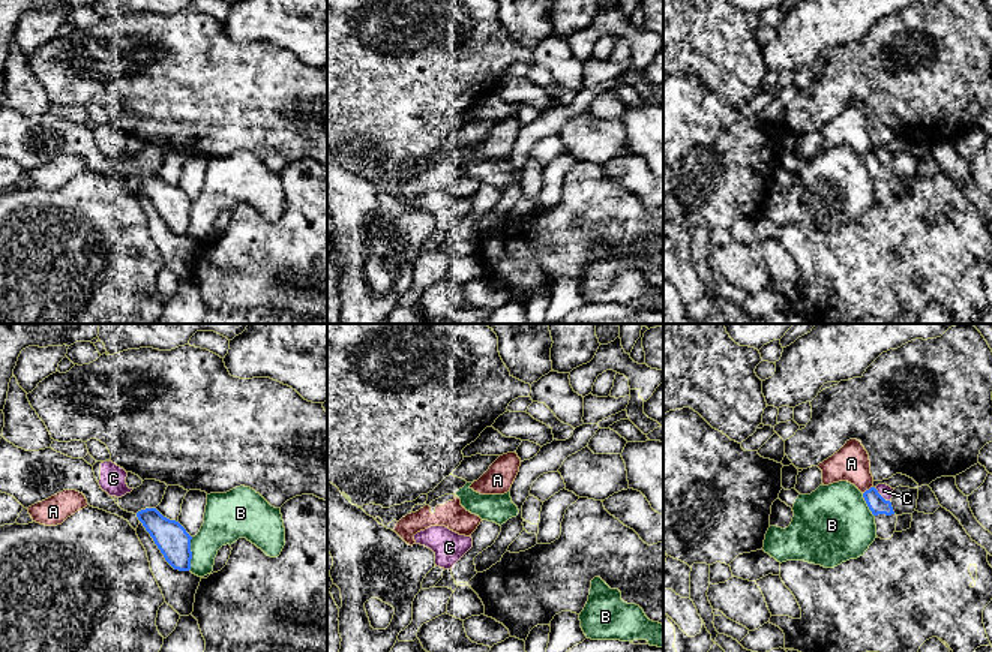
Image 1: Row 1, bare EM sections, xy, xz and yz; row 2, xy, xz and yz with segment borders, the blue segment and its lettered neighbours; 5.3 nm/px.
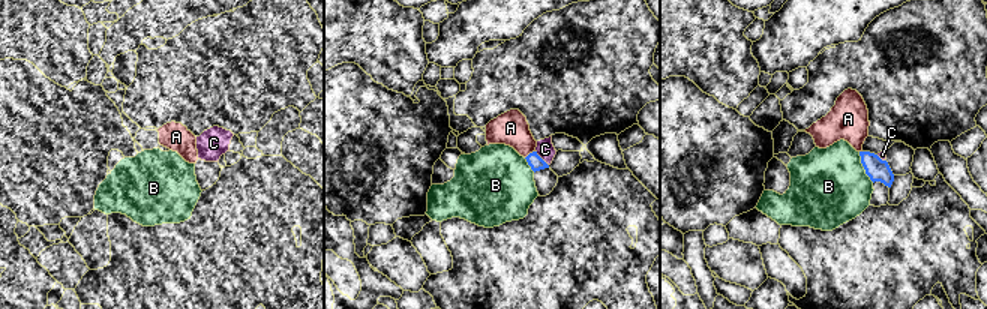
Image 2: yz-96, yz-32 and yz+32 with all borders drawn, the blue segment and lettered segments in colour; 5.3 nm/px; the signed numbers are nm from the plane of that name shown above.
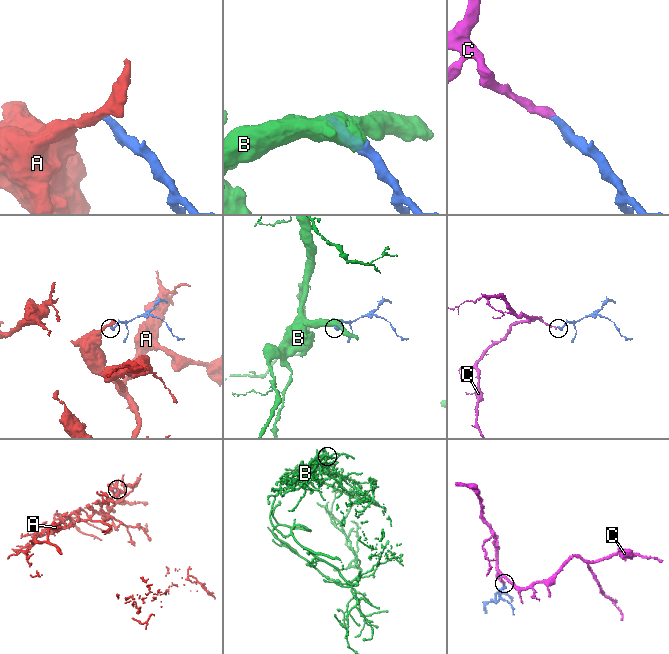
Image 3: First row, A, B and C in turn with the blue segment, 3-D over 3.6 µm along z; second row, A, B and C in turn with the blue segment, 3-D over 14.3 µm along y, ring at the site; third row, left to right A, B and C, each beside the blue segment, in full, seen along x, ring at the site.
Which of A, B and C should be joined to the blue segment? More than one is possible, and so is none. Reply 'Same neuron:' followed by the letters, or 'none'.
Same neuron: C

